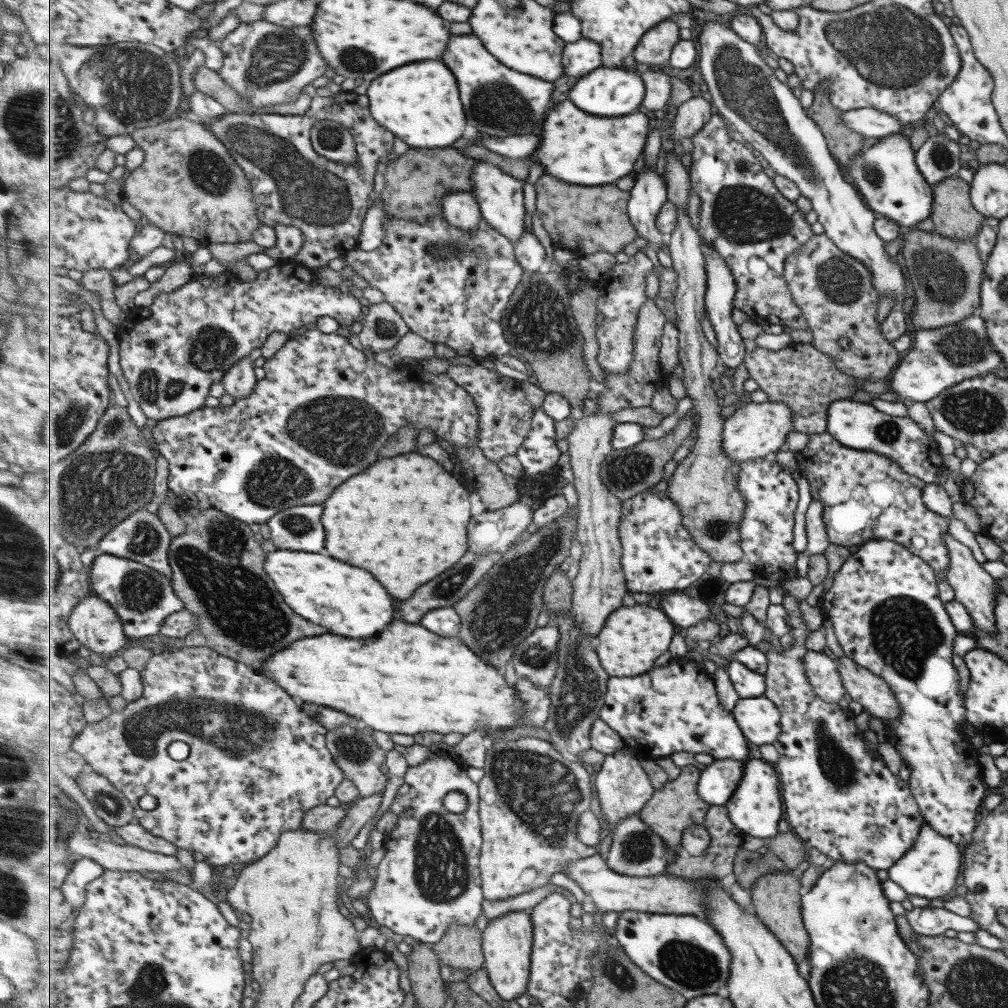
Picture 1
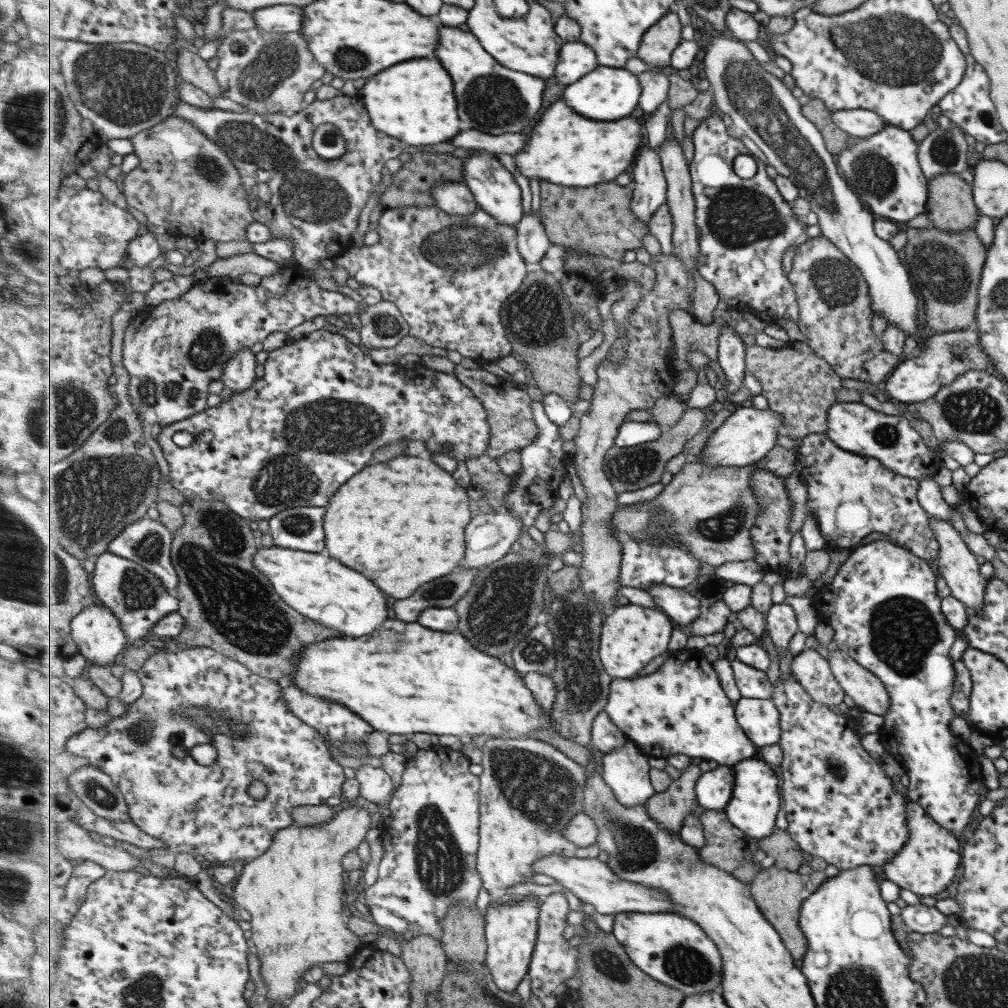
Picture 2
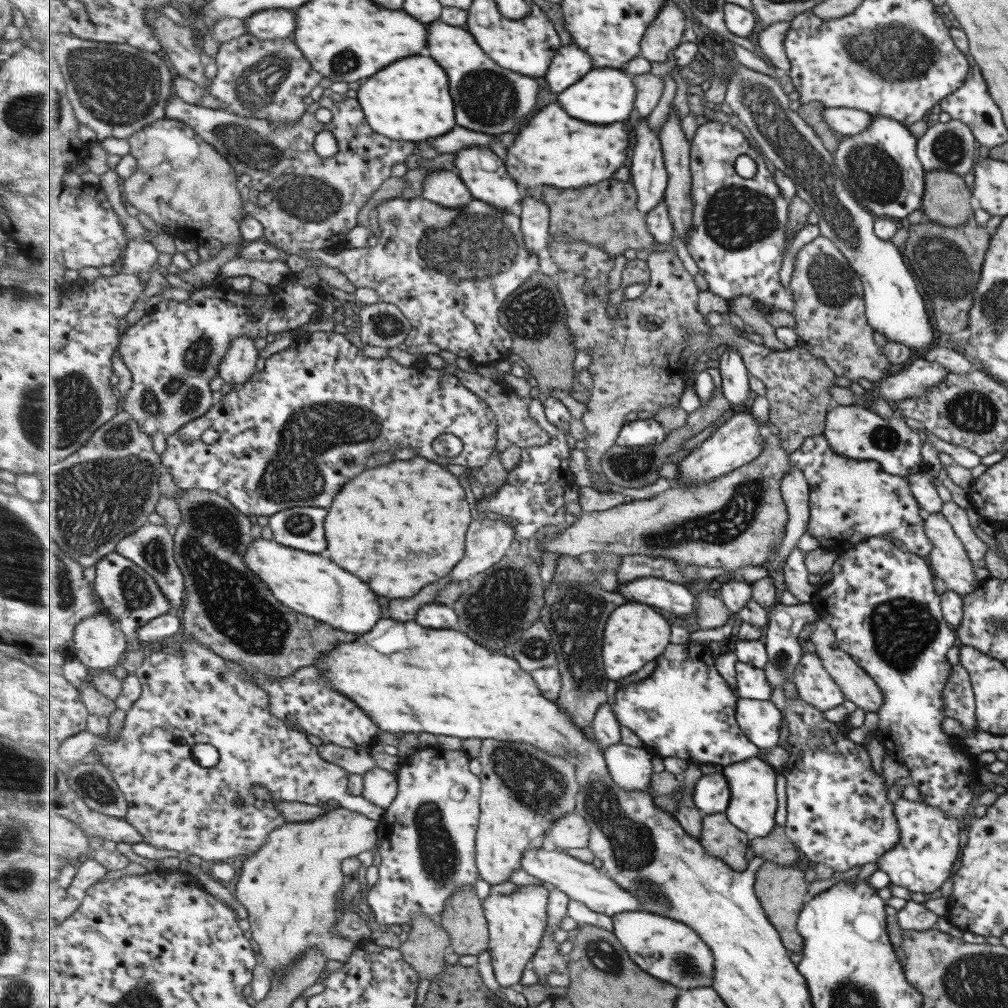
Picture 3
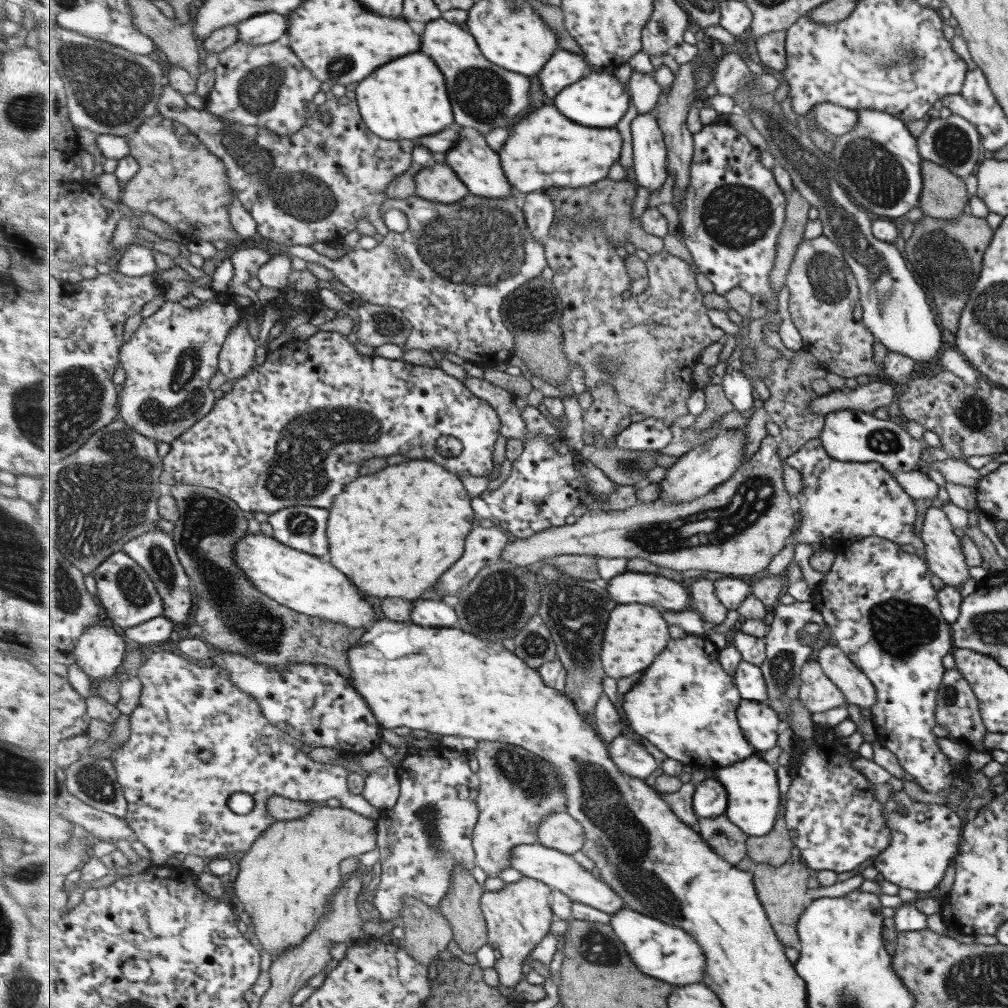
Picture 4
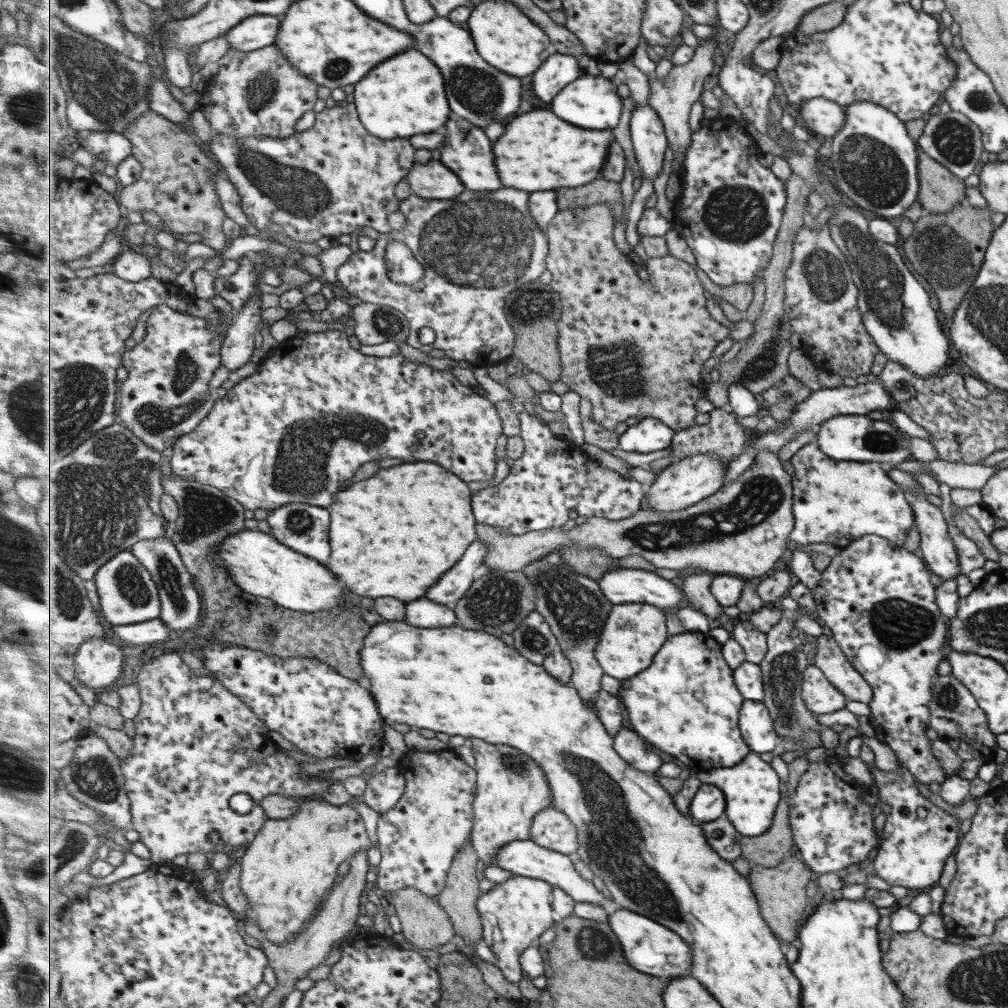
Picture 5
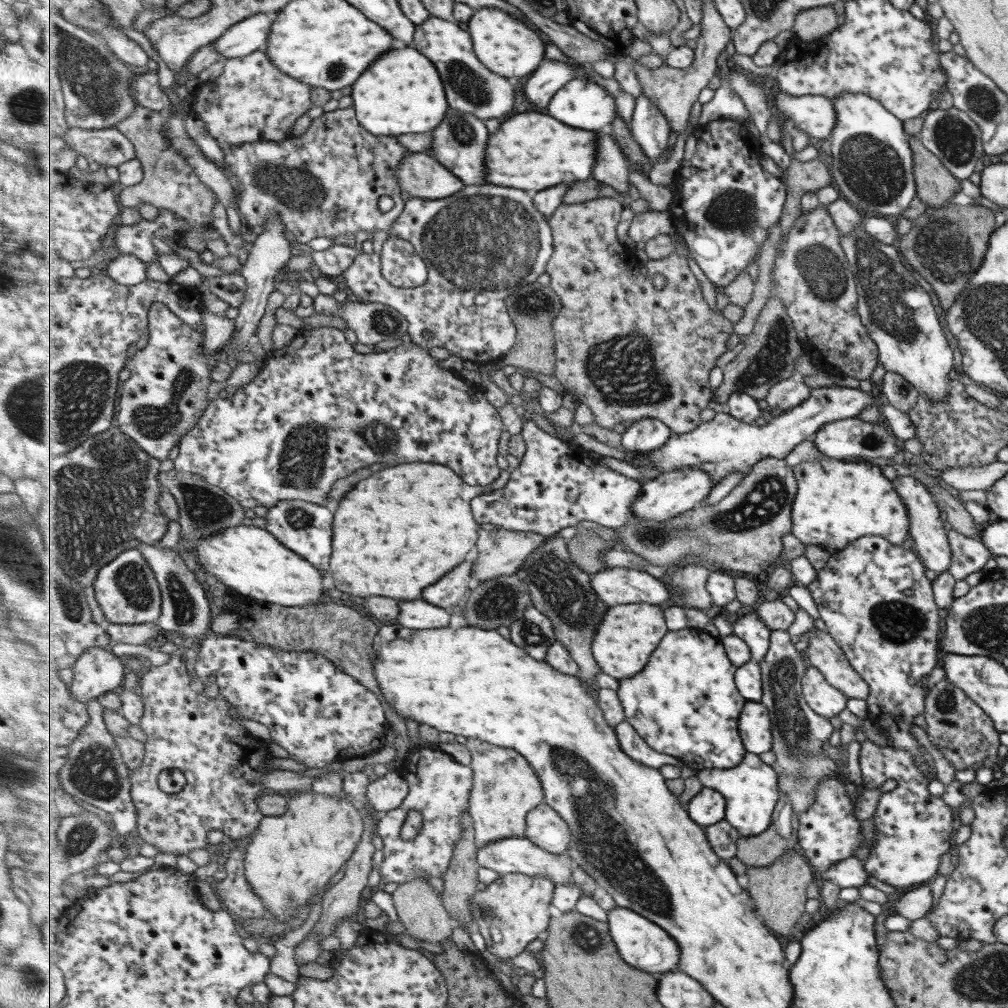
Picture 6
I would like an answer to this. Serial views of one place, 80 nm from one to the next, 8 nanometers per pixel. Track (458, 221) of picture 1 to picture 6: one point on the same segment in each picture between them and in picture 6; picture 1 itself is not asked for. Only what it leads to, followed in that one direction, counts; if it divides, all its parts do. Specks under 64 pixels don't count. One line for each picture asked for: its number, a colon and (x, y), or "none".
2: (456, 198)
3: (445, 187)
4: (437, 182)
5: (434, 180)
6: (422, 176)

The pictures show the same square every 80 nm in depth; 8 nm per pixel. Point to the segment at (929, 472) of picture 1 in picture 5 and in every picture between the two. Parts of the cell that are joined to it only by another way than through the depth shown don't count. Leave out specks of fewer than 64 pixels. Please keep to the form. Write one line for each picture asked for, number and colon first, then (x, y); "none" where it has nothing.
2: (894, 441)
3: (852, 431)
4: (848, 435)
5: (855, 437)

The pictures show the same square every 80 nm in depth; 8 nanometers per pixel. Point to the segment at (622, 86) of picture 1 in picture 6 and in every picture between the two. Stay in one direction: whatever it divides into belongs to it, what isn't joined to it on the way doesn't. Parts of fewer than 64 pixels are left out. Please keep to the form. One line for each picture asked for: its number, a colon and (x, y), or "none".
2: (607, 93)
3: (604, 96)
4: (599, 100)
5: (591, 102)
6: (583, 104)

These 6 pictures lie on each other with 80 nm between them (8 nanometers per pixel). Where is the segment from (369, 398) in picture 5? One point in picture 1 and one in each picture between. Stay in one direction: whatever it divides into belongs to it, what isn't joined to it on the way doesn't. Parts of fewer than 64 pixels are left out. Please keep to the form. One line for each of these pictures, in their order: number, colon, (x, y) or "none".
1: (322, 412)
2: (322, 408)
3: (296, 433)
4: (294, 432)

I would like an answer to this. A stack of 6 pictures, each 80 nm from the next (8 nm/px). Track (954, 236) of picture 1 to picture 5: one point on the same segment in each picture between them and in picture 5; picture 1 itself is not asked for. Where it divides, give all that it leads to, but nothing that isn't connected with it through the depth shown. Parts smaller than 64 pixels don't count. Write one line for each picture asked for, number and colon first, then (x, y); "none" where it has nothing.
2: (949, 207)
3: (947, 201)
4: (943, 196)
5: (938, 190)

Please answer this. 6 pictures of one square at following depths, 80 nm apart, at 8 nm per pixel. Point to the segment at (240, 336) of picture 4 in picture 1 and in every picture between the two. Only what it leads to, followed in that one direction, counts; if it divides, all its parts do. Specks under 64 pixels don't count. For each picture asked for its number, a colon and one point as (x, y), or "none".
1: (240, 381)
2: (239, 374)
3: (238, 365)

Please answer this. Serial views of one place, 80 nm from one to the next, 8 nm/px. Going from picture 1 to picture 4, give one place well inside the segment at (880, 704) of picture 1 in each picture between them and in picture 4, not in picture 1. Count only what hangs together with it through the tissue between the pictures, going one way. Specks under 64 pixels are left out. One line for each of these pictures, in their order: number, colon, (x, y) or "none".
2: (865, 690)
3: (857, 686)
4: (848, 678)

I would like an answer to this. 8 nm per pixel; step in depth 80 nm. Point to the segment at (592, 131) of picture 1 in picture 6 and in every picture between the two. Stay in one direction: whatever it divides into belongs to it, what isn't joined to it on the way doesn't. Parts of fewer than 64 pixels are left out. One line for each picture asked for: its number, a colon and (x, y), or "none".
2: (566, 149)
3: (555, 149)
4: (546, 147)
5: (540, 152)
6: (534, 151)

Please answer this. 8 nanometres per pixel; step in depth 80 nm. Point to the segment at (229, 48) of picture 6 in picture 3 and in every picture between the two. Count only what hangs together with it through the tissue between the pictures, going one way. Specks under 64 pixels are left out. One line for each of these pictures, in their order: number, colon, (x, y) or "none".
3: (275, 23)
4: (265, 28)
5: (258, 31)

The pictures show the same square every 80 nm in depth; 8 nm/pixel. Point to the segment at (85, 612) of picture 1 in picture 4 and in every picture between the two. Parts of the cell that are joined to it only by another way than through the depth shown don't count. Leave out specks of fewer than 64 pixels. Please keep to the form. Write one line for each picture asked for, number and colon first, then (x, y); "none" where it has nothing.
2: (98, 631)
3: (99, 643)
4: (100, 651)

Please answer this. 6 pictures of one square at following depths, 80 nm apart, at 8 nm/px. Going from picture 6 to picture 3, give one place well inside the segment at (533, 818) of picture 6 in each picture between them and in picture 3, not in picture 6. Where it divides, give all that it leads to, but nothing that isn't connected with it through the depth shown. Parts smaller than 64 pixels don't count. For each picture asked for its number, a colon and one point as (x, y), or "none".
3: (571, 832)
4: (561, 831)
5: (553, 829)

